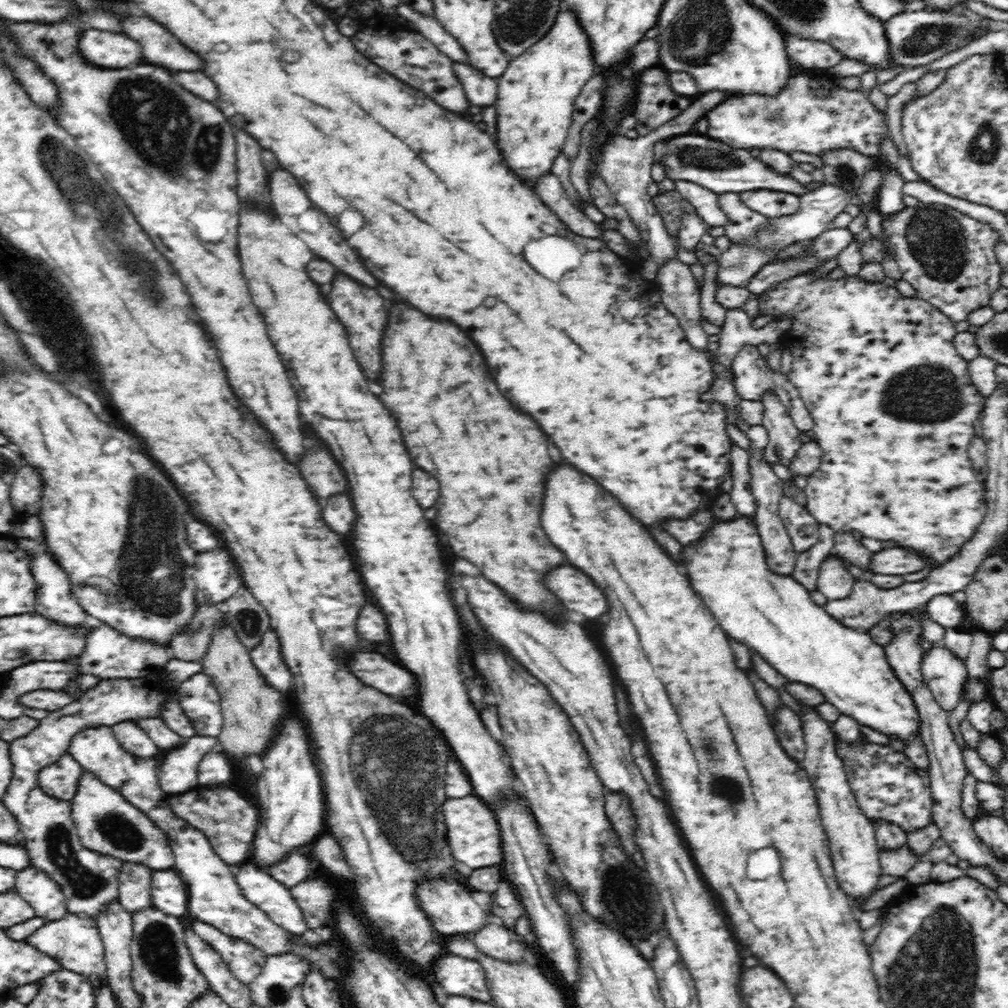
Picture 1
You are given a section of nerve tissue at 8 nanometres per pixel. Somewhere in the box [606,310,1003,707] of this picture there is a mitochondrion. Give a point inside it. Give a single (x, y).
(928, 393)

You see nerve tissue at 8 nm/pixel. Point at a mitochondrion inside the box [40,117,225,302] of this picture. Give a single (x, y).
(80, 174)

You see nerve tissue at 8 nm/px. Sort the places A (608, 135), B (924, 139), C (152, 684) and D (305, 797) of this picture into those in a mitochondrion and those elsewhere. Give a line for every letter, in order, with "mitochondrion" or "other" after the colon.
A: other
B: other
C: other
D: other

